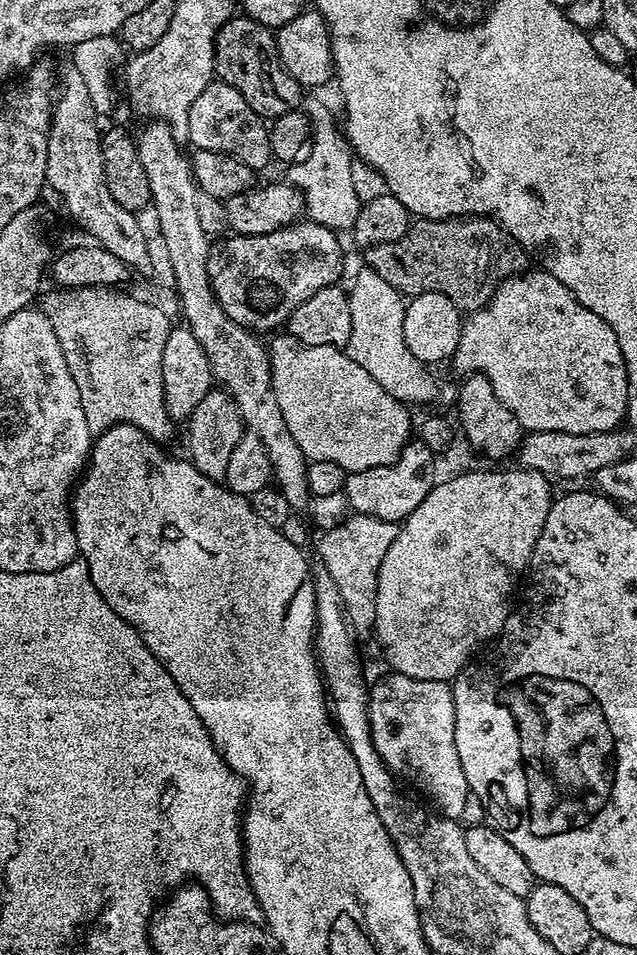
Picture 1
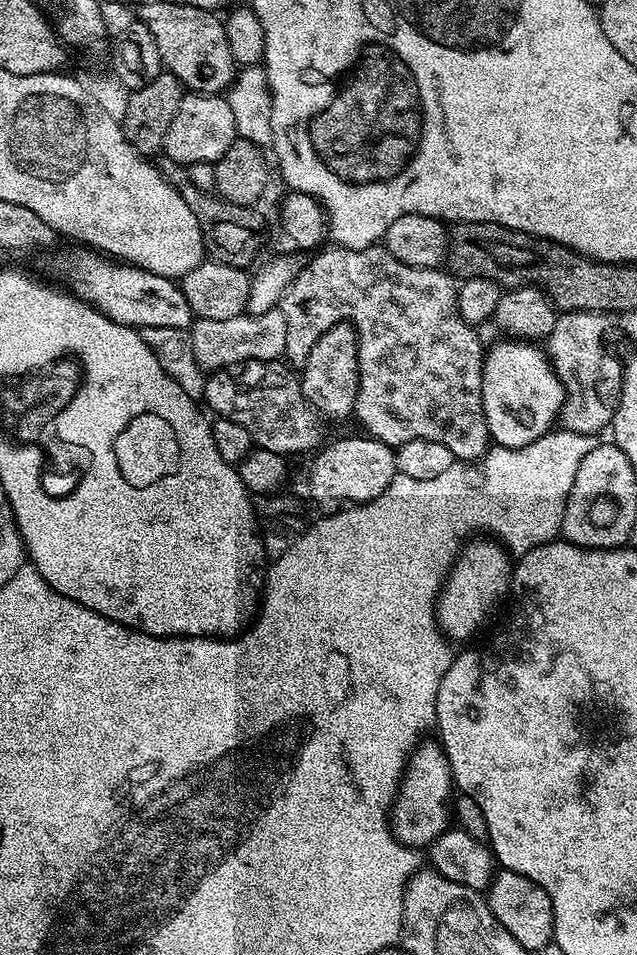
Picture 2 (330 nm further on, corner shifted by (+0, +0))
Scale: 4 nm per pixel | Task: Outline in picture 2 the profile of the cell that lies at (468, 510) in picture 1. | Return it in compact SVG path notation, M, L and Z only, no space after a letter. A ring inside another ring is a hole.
M476 538L465 543L444 577L444 586L436 598L436 620L449 641L468 640L487 622L488 615L499 606L500 599L509 595L513 567L504 545L495 539Z

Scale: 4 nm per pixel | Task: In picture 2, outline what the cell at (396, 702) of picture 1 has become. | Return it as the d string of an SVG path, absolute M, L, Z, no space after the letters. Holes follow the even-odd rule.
M421 739L408 757L400 790L392 804L390 823L400 844L417 850L427 849L450 827L450 801L454 796L454 781L450 762L435 739Z

